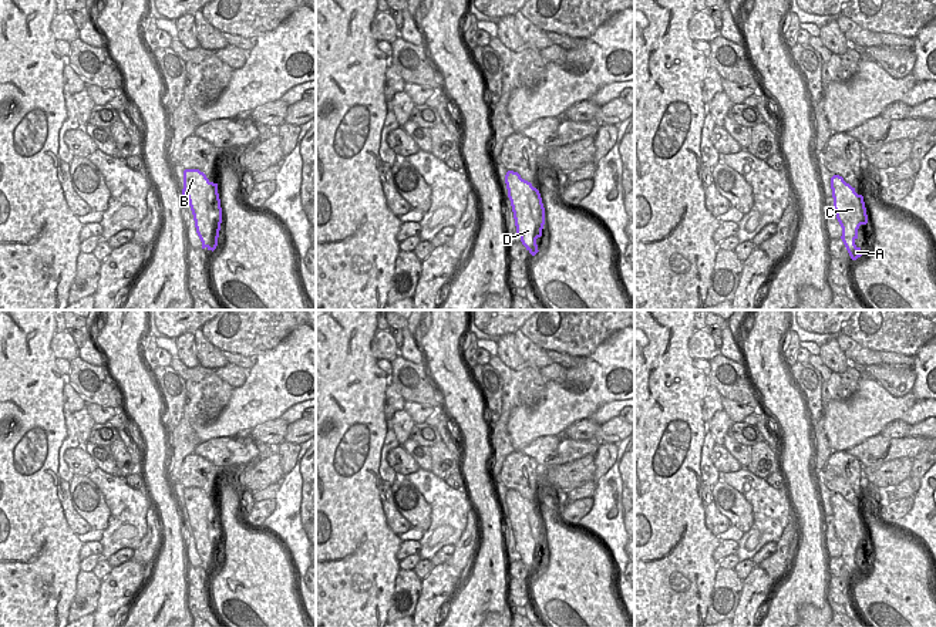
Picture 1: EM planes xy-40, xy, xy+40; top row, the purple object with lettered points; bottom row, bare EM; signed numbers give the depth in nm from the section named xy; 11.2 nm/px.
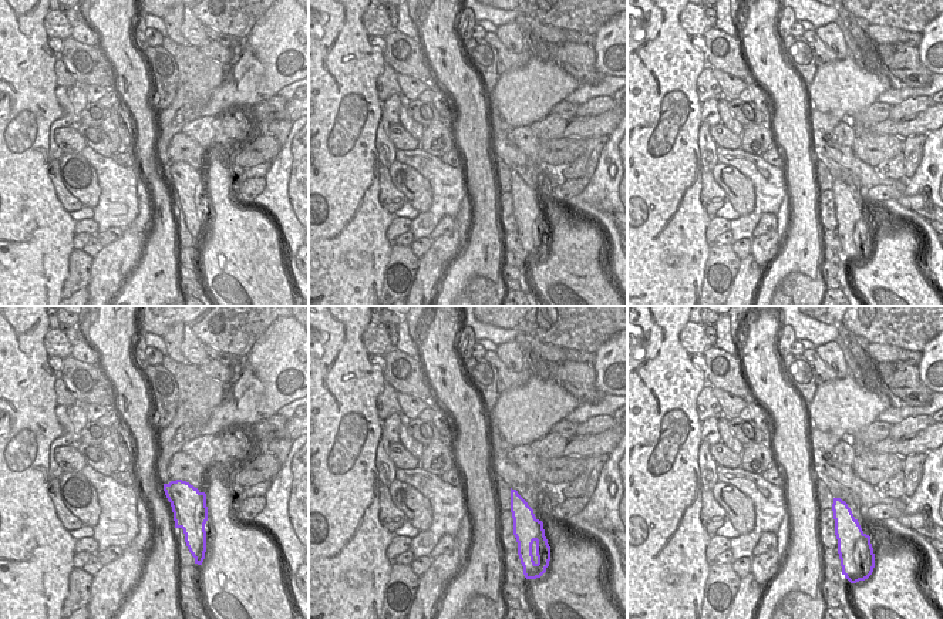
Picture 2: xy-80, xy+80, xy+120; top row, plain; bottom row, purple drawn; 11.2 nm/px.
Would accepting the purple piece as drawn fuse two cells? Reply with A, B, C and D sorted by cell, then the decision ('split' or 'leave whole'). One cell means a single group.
groups A B C D; leave whole

